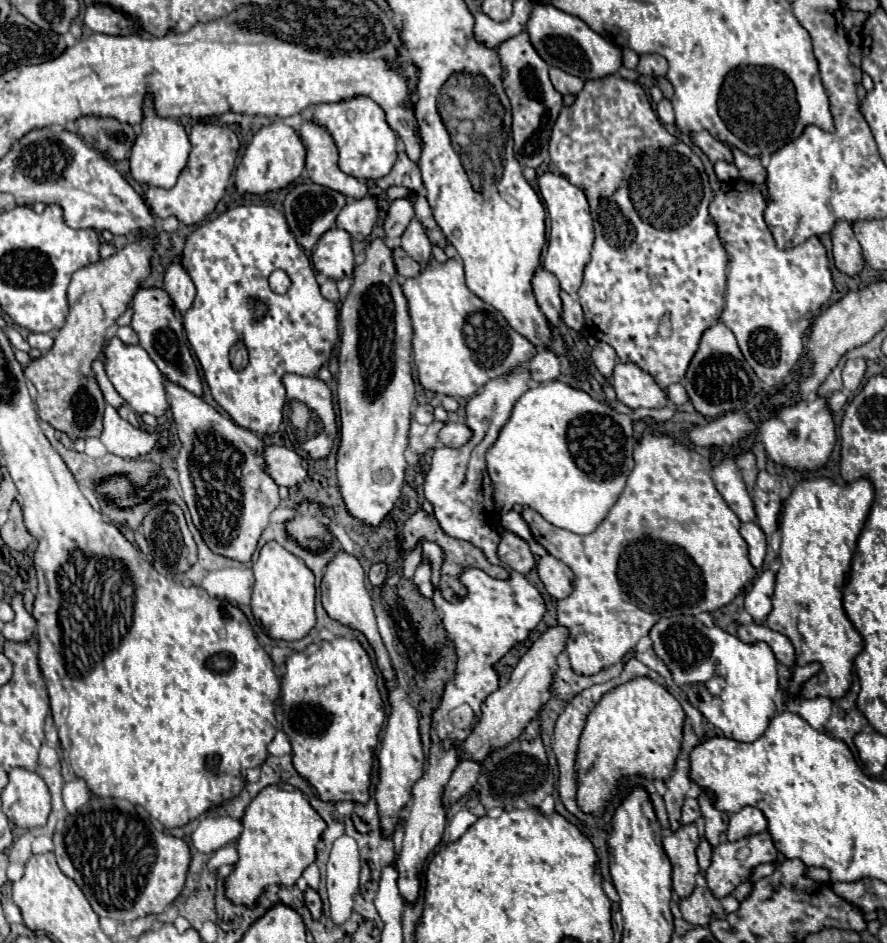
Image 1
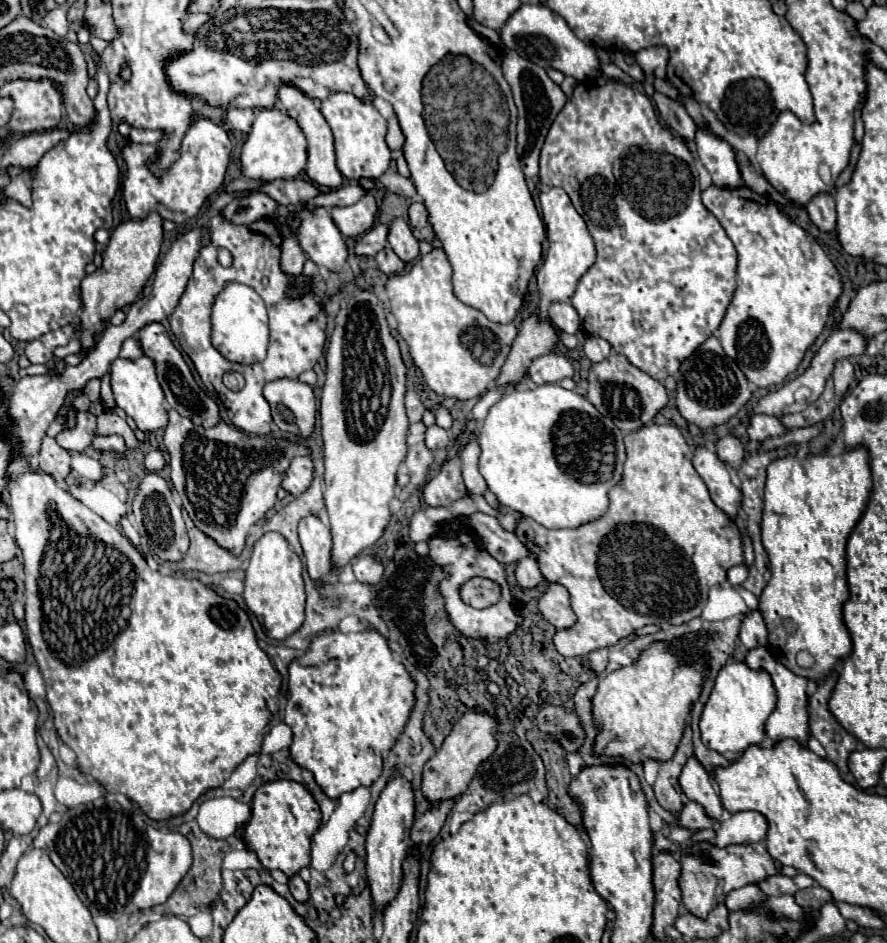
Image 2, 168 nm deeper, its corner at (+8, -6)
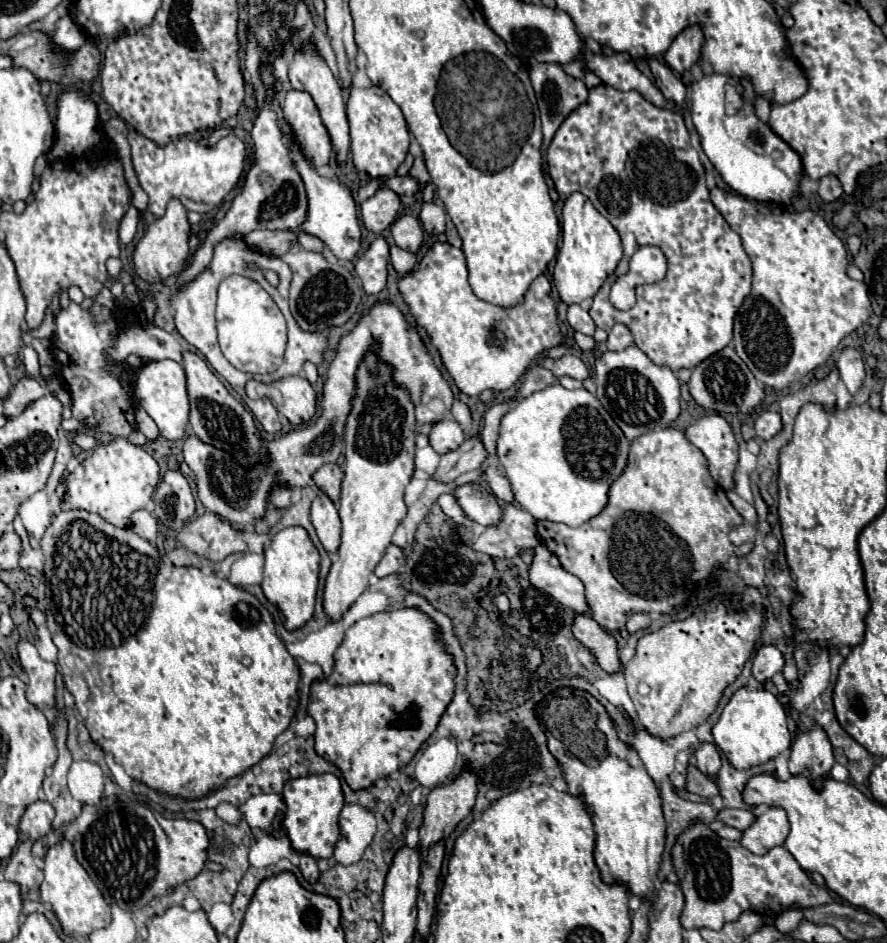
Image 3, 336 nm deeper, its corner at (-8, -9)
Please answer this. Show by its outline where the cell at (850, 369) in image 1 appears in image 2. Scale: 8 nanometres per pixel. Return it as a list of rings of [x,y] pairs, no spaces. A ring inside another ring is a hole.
[[[840,360],[836,362],[834,366],[834,372],[832,372],[832,378],[834,378],[834,388],[836,388],[836,396],[842,398],[846,392],[848,392],[848,386],[854,378],[854,366],[850,364],[850,360]]]

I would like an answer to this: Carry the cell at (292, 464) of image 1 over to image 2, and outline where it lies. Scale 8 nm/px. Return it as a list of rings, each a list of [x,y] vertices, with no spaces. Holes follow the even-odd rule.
[[[296,456],[292,458],[284,480],[282,480],[282,488],[292,494],[298,496],[302,492],[306,492],[306,488],[312,484],[312,460],[308,456]]]

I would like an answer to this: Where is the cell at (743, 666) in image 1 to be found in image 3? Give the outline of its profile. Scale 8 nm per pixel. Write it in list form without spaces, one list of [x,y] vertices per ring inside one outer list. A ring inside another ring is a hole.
[[[742,687],[732,695],[730,703],[724,707],[718,723],[714,725],[712,735],[714,735],[714,743],[726,755],[728,763],[738,771],[768,763],[792,745],[788,717],[780,701],[764,689],[754,691],[750,687]]]

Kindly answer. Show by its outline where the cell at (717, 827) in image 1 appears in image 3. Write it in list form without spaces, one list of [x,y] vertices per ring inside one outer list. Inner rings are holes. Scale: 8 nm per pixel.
[[[698,743],[696,751],[694,751],[694,759],[696,759],[696,767],[710,777],[716,777],[720,771],[720,753],[716,749],[714,743]]]

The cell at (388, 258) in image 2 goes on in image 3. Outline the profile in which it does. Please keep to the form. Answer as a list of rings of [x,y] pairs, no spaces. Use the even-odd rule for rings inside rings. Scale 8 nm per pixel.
[[[388,239],[388,245],[390,245],[390,261],[392,261],[392,267],[398,275],[406,275],[410,273],[414,267],[416,267],[416,255],[406,251],[406,249],[400,249],[394,245],[392,239]]]

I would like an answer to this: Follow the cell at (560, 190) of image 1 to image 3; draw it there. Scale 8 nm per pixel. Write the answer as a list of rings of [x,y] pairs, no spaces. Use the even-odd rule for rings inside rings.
[[[572,193],[562,207],[562,247],[556,255],[552,282],[556,285],[560,299],[570,303],[582,303],[592,299],[604,281],[614,273],[622,259],[622,243],[612,223],[602,217],[582,193]]]

